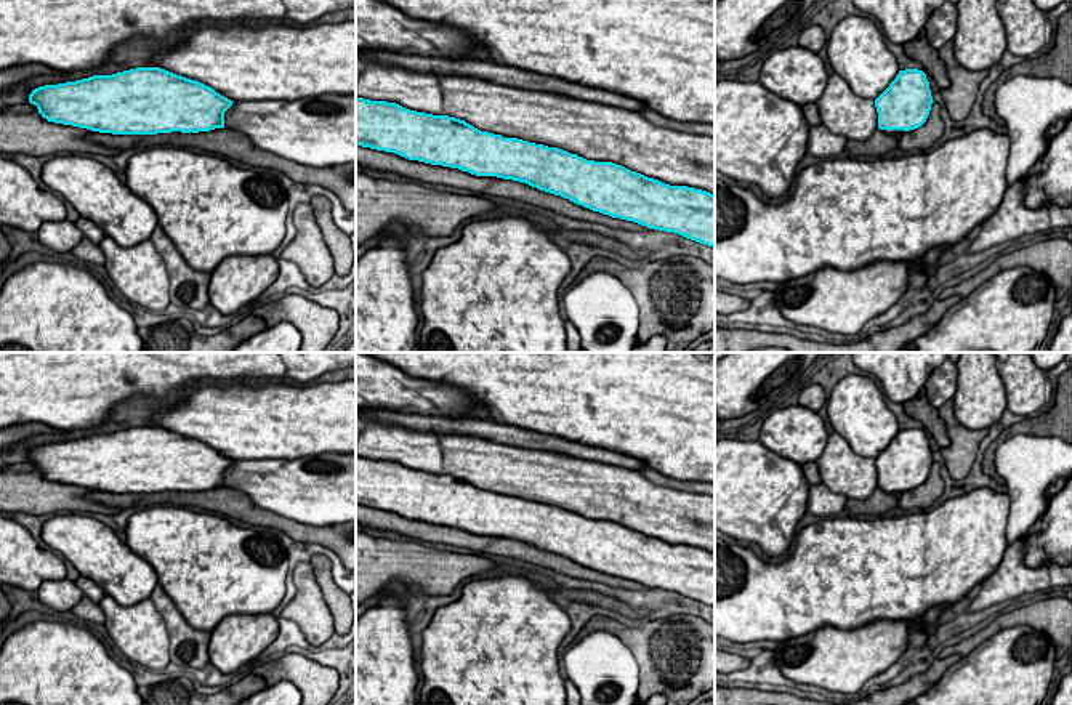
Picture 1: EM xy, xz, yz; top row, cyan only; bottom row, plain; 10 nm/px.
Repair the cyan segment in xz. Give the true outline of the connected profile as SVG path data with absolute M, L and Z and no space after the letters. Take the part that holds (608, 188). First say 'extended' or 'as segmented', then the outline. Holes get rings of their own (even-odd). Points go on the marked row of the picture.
as segmented; M357 96L356 144L526 183L593 212L715 248L715 194L670 186L612 162L586 160L558 147L481 131L455 117Z

